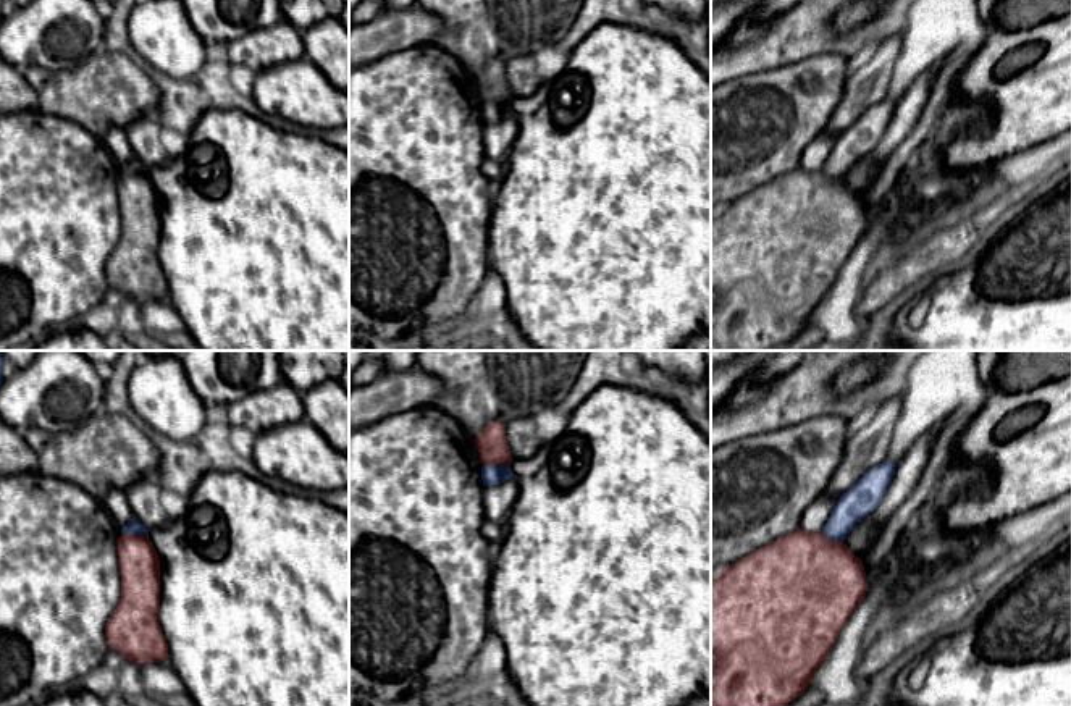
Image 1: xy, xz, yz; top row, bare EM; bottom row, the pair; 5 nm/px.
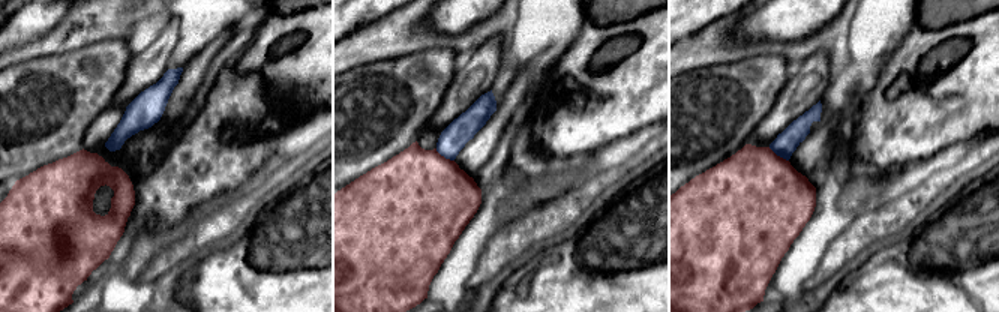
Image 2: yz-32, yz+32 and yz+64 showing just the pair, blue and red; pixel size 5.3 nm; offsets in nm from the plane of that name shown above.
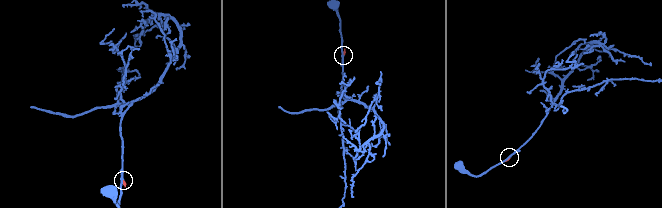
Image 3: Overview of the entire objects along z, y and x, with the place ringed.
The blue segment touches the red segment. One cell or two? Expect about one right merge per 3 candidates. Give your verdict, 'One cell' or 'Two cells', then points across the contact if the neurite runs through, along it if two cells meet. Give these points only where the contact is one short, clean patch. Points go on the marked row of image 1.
Two cells. Boundary: xy (121, 533), (147, 535)

